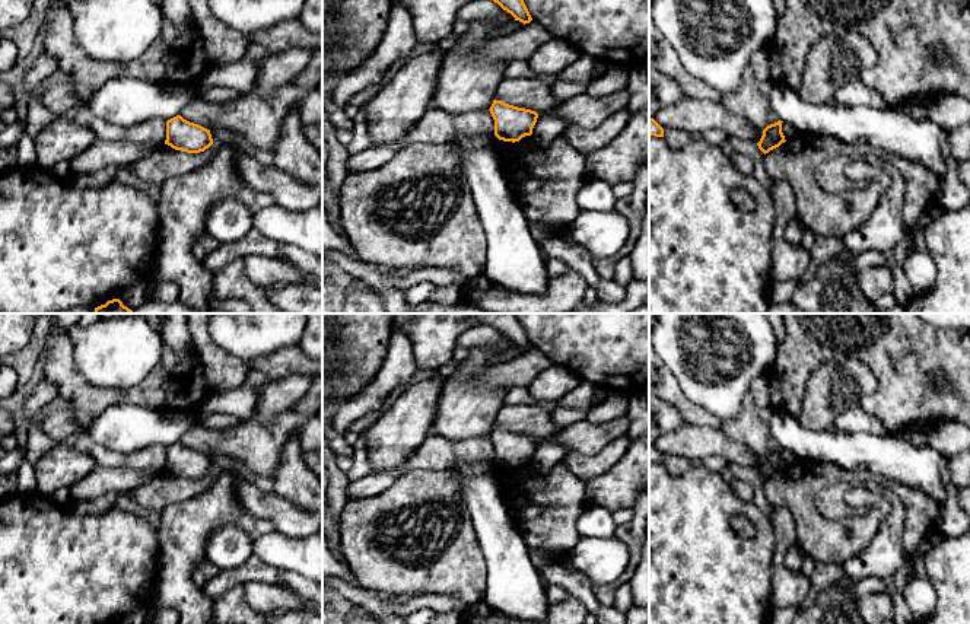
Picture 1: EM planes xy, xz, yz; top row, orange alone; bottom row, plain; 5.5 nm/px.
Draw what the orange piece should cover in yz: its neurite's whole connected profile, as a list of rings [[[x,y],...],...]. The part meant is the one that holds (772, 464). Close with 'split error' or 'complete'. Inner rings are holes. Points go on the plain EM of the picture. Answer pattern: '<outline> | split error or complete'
[[[779,446],[777,449],[770,451],[763,456],[763,462],[757,472],[764,481],[786,468],[782,459],[782,449],[783,448]]] | complete

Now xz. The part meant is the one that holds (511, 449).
[[[496,426],[489,437],[494,446],[494,462],[499,467],[512,469],[531,462],[538,445],[535,437],[518,434]]] | complete

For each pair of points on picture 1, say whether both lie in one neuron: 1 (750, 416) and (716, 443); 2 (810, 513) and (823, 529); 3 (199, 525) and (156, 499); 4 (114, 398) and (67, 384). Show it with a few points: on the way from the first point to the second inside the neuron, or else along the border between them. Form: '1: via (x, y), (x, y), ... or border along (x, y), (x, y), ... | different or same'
1: border along (719, 427), (728, 438), (741, 442), (756, 455) | different
2: via (811, 518), (819, 525) | same
3: border along (199, 493), (169, 503), (161, 511) | different
4: via (102, 398), (83, 398), (79, 394) | same

